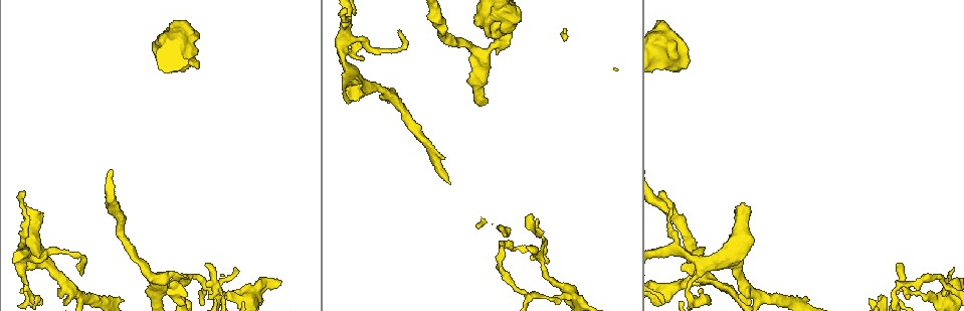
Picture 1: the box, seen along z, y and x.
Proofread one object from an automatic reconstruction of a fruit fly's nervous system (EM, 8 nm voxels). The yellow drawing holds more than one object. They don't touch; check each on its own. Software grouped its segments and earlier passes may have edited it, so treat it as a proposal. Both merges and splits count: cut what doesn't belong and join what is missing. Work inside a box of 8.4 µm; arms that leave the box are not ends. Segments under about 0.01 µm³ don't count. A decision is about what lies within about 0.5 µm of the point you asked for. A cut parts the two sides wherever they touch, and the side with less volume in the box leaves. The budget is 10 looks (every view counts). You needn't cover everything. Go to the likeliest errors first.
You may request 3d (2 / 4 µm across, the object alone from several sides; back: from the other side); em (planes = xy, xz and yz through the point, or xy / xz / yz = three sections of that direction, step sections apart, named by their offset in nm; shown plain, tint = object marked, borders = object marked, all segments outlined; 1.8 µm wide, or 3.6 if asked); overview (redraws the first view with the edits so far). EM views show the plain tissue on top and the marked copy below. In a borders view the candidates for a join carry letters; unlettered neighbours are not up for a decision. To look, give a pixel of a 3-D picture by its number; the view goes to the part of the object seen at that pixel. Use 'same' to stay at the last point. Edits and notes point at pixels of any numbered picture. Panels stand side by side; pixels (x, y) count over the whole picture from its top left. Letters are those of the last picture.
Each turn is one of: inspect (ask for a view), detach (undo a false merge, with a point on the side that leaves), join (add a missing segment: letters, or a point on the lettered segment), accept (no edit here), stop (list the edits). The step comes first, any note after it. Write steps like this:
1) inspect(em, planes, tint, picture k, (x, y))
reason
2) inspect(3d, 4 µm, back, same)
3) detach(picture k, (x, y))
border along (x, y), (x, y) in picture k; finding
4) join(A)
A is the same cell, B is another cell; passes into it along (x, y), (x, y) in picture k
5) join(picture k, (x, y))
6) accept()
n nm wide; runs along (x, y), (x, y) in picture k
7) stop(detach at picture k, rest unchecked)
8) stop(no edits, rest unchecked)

inspect(3d, 2 µm, picture 1, (206, 263))
tapers out

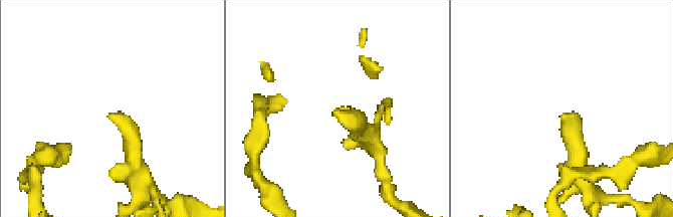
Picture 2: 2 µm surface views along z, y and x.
inspect(em, 3.6 µm, yz, step 8, tint, picture 2, (332, 114))
now the EM

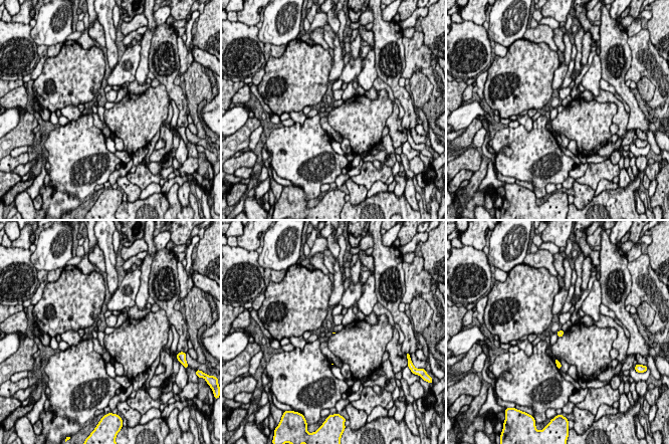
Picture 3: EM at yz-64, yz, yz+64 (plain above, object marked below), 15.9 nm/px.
inspect(em, 3.6 µm, planes, borders, same)

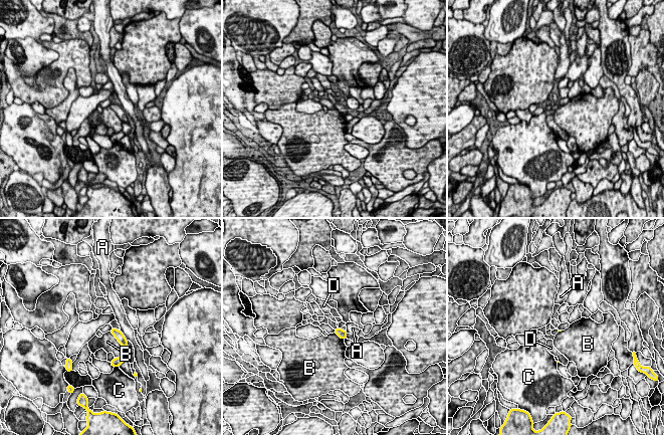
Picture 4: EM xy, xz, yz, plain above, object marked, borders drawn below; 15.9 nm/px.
accept()
A, B, C and D are other cells; no lettered segment goes on from it

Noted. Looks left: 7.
inspect(3d, 2 µm, picture 1, (25, 202))
free end

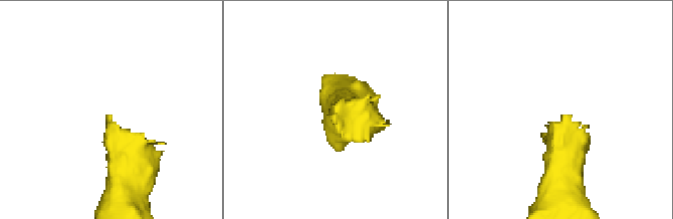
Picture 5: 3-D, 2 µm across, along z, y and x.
inspect(em, 3.6 µm, yz, step 4, tint, picture 5, (107, 116))

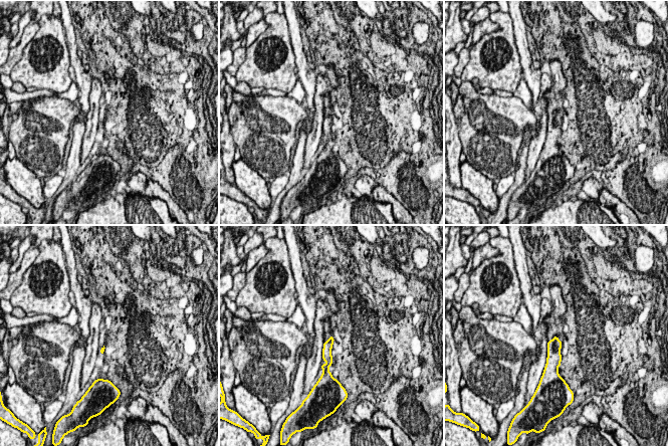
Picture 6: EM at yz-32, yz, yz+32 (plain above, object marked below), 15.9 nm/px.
inspect(em, 3.6 µm, planes, borders, same)

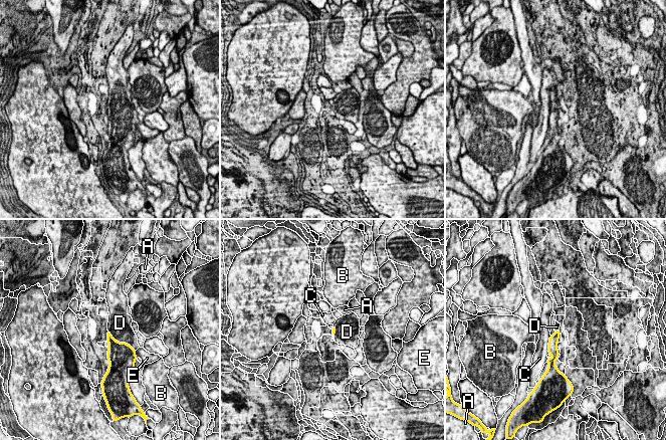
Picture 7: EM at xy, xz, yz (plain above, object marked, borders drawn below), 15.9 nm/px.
join(picture 7, (121, 328))
D is the same cell, A, B, C and E are other cells; passes into it along (122, 356), (121, 343), (121, 328) in picture 7; it goes on there

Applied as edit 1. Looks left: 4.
inspect(overview)

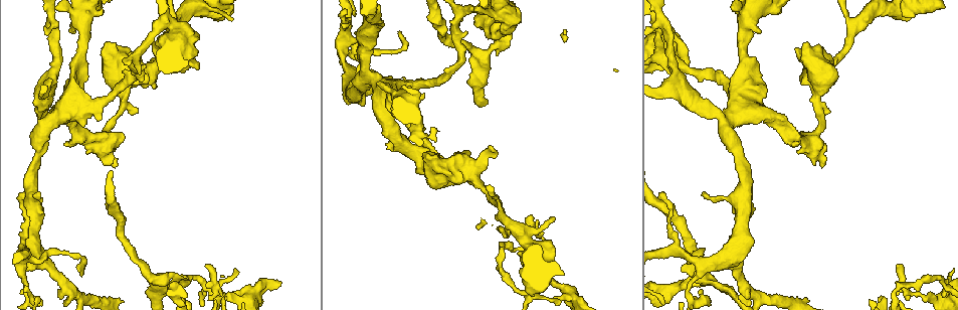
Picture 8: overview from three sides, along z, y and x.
inspect(3d, 2 µm, picture 8, (700, 292))
thin end

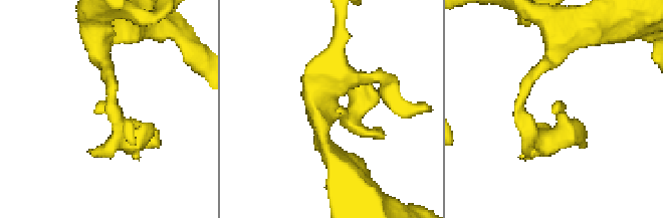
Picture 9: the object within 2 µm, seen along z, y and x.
inspect(em, xz, step 4, borders, picture 9, (553, 105))
now the EM

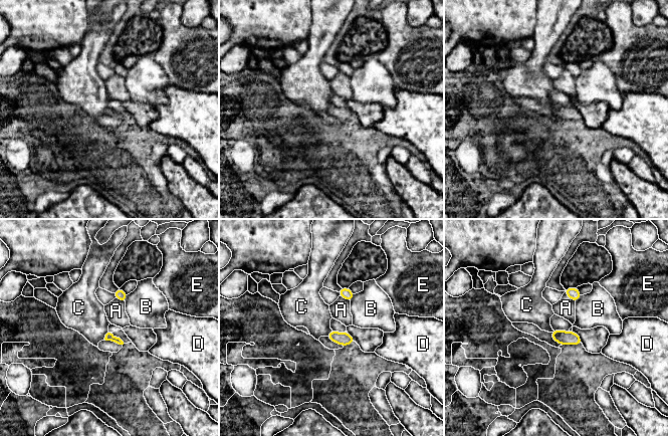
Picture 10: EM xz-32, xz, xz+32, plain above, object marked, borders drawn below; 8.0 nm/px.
inspect(em, planes, borders, same)
cut it another way

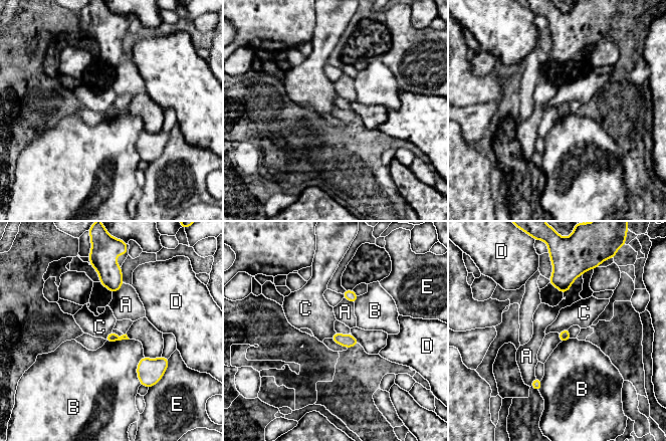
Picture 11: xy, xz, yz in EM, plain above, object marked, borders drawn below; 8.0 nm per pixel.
accept()
80 nm wide; A, B, C, D and E are other cells; border along (568, 327), (565, 327), (559, 334) in picture 11; no lettered segment goes on from it

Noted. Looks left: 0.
stop(join at picture 7, rest unchecked)

